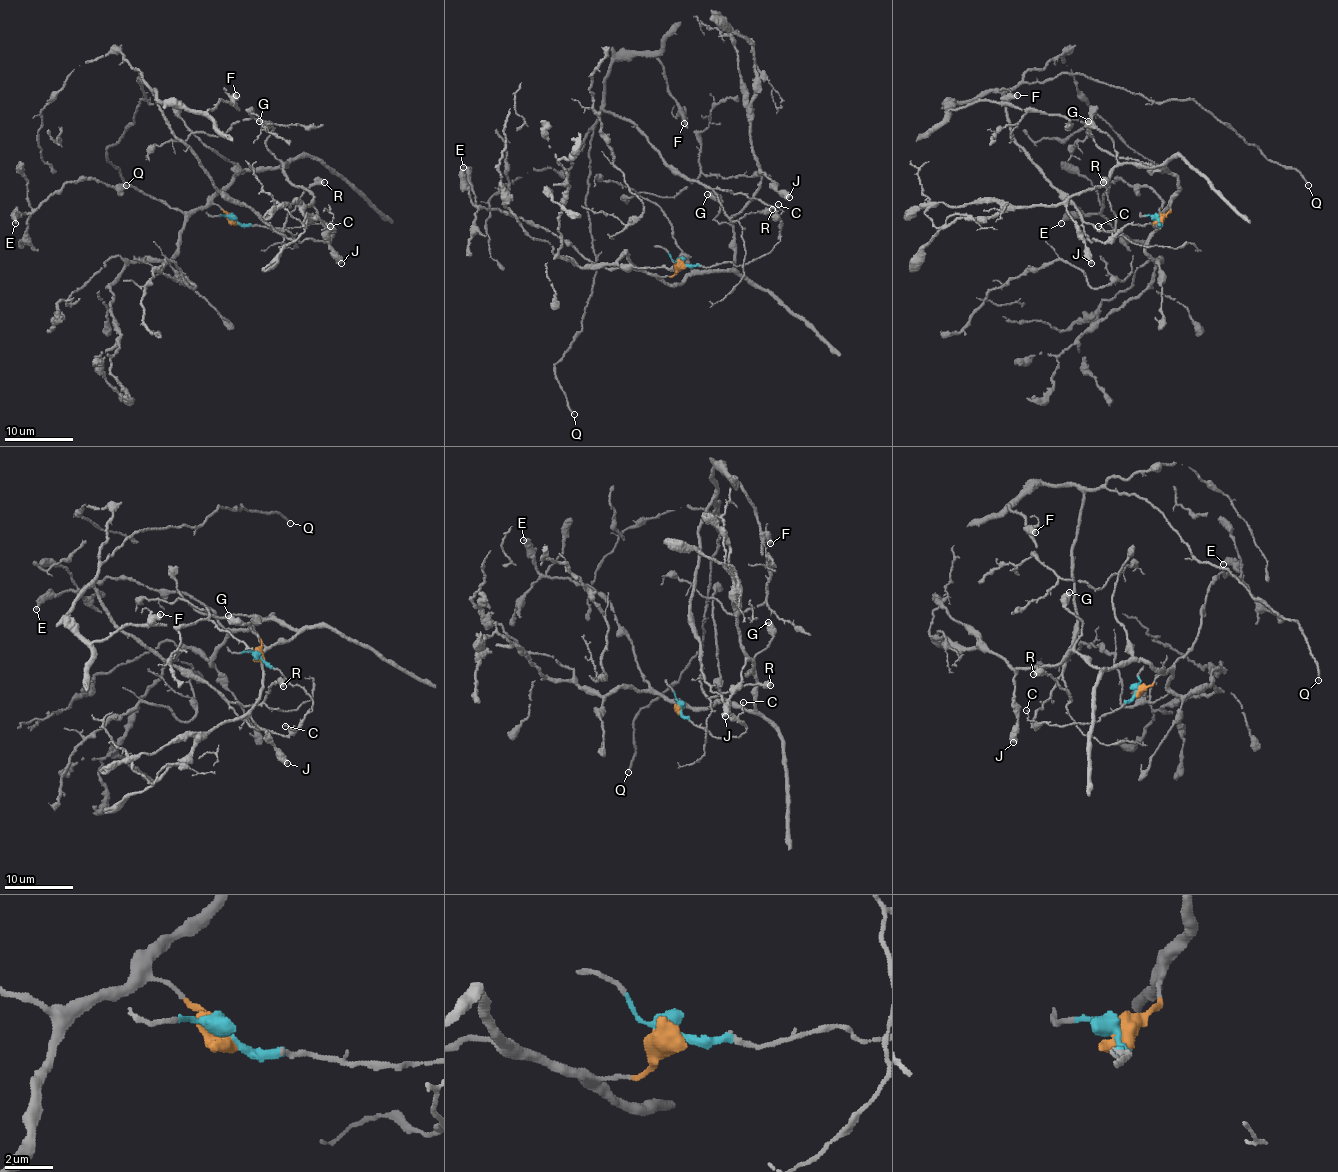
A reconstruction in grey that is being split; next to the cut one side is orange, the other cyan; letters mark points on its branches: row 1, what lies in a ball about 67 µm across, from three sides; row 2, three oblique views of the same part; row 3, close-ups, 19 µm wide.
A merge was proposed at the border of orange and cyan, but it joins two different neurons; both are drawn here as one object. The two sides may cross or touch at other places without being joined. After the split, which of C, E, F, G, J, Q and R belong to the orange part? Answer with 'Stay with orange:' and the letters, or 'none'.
Stay with orange: E, G, J

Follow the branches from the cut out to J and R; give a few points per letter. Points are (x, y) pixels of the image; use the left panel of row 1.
J: (233, 220), (212, 201), (219, 192), (243, 170), (286, 163), (285, 175), (312, 196), (331, 253), (341, 263)
R: (233, 220), (274, 229), (331, 223), (326, 242), (286, 239), (266, 223), (283, 227), (297, 199), (324, 182)

